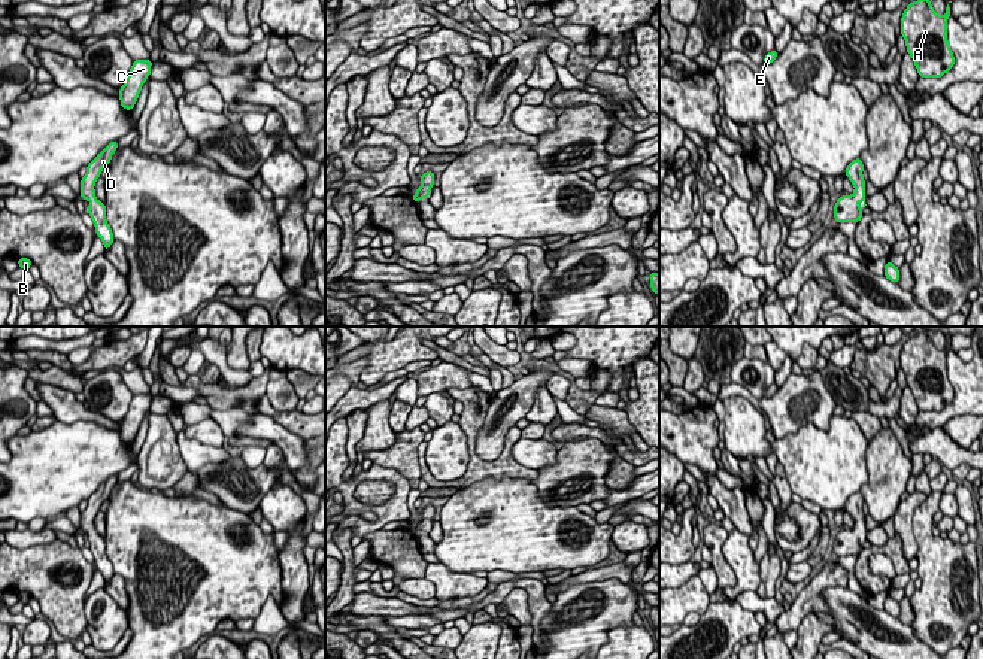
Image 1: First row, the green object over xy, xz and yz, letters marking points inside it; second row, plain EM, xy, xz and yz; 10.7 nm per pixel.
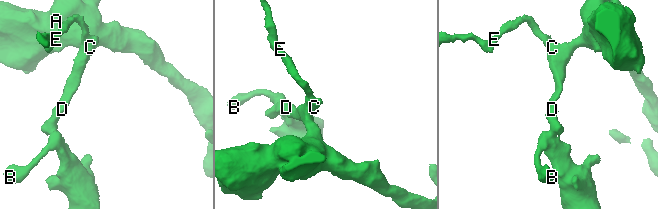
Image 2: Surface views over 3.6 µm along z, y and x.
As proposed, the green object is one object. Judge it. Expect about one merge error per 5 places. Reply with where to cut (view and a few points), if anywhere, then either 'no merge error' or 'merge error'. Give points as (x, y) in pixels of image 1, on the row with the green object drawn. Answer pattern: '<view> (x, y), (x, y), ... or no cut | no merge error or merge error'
no cut | no merge error

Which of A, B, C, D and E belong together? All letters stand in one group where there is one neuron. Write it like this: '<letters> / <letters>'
A B C D E

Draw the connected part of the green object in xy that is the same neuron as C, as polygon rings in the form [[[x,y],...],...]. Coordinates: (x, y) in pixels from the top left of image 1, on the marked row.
[[[136,60],[130,69],[125,83],[119,89],[121,106],[131,110],[139,98],[140,89],[151,75],[151,60]]]

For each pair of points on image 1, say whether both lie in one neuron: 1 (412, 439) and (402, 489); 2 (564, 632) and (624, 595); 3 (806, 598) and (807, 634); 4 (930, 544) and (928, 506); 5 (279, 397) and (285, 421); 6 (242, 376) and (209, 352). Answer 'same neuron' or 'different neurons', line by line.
1: different neurons
2: same neuron
3: different neurons
4: same neuron
5: different neurons
6: same neuron

